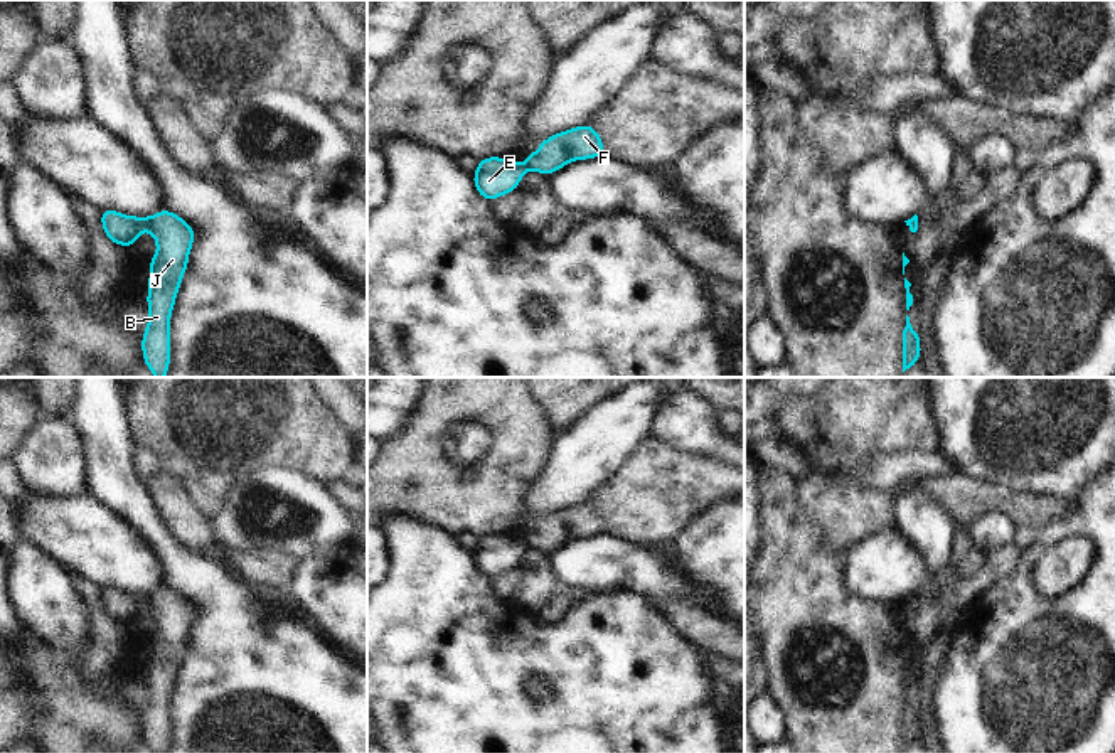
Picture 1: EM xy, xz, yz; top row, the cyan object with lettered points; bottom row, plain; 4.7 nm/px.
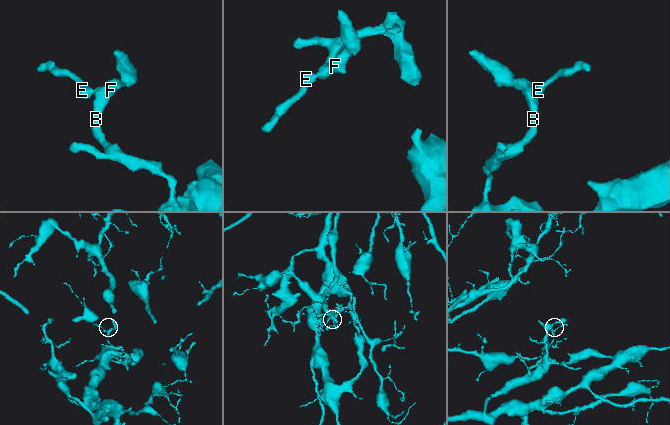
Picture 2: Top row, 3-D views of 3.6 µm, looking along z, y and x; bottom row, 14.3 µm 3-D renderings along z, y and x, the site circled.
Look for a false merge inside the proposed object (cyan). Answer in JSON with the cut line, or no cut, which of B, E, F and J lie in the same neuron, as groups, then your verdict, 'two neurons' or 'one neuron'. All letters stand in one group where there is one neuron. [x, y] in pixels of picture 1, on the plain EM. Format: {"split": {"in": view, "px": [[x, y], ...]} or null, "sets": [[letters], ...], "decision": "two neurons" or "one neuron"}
{"split": {"in": "xy", "px": [[147, 597], [149, 607]]}, "sets": [["B", "F", "J"], ["E"]], "decision": "two neurons"}

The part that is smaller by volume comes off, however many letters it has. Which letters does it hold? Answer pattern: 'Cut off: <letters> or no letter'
Cut off: E

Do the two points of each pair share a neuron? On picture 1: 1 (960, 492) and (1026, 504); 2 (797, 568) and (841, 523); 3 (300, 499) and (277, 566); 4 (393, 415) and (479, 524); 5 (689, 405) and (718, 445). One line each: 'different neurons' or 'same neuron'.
1: same neuron
2: different neurons
3: different neurons
4: different neurons
5: same neuron

